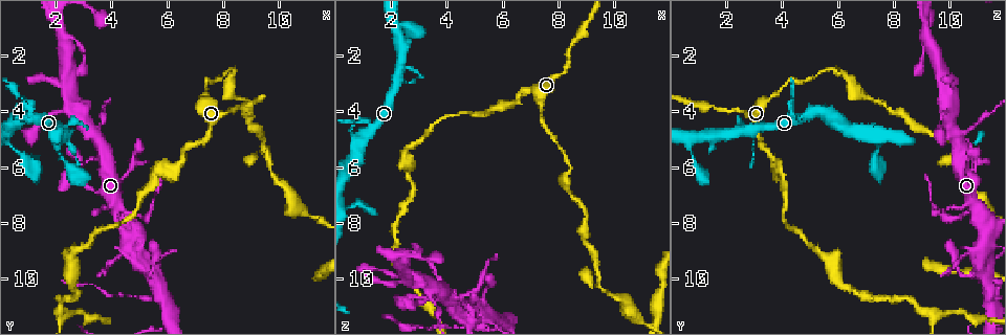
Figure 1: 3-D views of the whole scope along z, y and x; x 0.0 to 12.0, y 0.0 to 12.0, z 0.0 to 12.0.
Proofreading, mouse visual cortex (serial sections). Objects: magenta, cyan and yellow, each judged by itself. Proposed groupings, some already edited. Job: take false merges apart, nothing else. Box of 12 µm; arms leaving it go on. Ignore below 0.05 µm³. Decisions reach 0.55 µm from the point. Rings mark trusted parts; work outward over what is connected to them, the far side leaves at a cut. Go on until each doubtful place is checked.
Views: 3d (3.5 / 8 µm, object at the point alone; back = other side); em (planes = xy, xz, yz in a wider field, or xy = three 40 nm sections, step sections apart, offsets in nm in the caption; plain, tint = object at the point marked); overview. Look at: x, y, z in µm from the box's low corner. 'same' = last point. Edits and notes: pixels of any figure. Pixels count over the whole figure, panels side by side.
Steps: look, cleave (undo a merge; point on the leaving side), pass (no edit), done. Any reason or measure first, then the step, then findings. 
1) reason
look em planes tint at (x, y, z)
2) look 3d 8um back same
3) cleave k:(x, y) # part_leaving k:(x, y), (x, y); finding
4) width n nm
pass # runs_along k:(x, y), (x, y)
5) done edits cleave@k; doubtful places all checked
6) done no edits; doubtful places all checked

abrupt turn
look 3d 3.5um at (5.7, 6.0, 3.9)

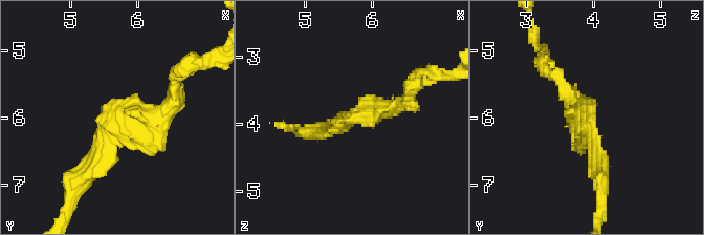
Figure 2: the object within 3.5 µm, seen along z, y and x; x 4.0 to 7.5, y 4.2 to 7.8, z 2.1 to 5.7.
look em xy step 5 tint at (5.70, 6.05, 3.90)

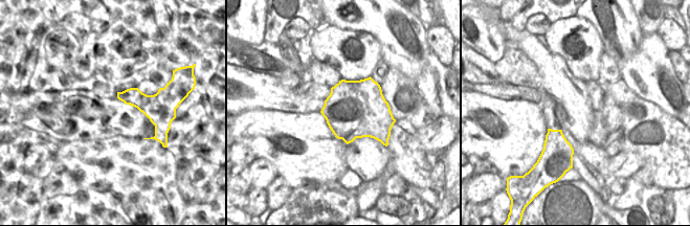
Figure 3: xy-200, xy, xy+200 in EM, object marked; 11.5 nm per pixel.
look em planes tint same

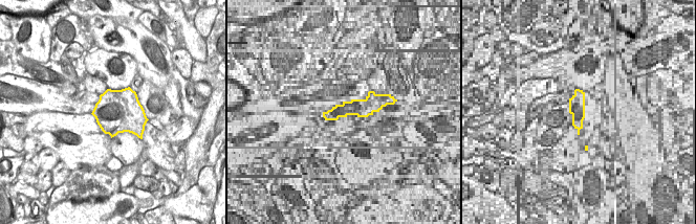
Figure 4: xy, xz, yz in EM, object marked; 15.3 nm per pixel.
pass # runs_along 2:(174, 103), (81, 179); all the same cell

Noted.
thin neck
look 3d 3.5um back at (4.7, 7.7, 10.6)

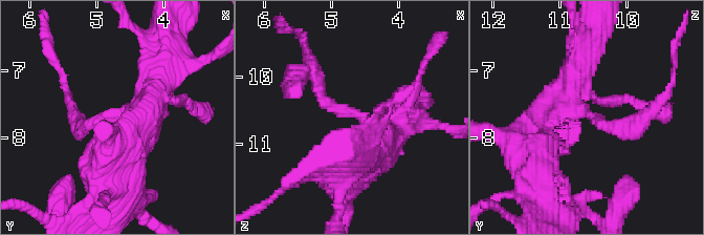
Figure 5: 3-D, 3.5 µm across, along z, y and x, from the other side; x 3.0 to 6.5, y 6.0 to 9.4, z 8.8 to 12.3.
arm_widths 200, 500 nm
look em xy step 2 plain at (4.65, 7.70, 10.50)

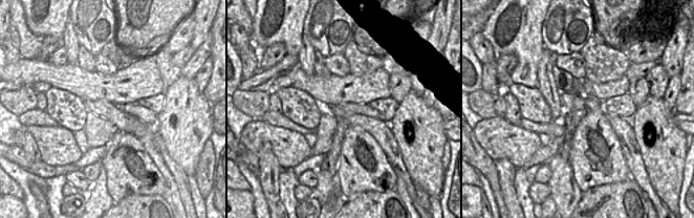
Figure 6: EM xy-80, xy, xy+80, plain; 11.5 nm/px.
look em xy step 2 tint same

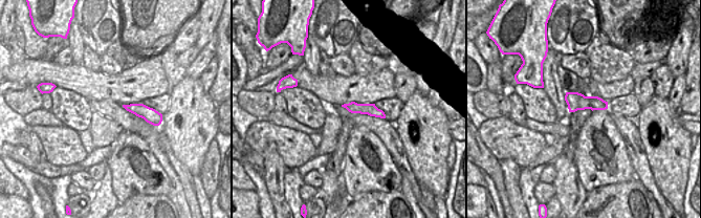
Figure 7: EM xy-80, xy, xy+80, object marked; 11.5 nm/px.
pass # runs_along 7:(348, 106), (368, 108), (381, 114); continuous, no second cell

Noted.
abrupt turn
look 3d 3.5um at (9.5, 5.3, 10.3)

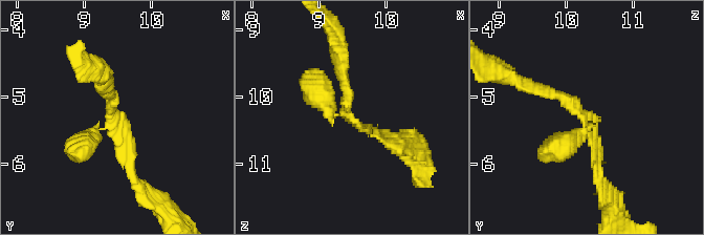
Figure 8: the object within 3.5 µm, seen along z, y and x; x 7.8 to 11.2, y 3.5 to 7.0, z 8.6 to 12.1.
arms 3; arm_widths 150, 150, 350 nm
look em xy step 3 tint at (9.45, 5.35, 10.30)

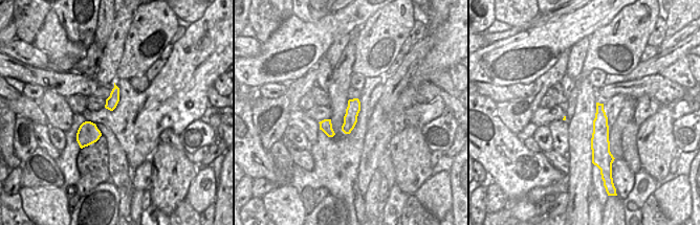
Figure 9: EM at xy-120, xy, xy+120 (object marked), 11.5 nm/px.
pass # runs_along 9:(600, 106), (599, 149), (594, 155); all the same cell

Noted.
done no edits; doubtful places all checked

